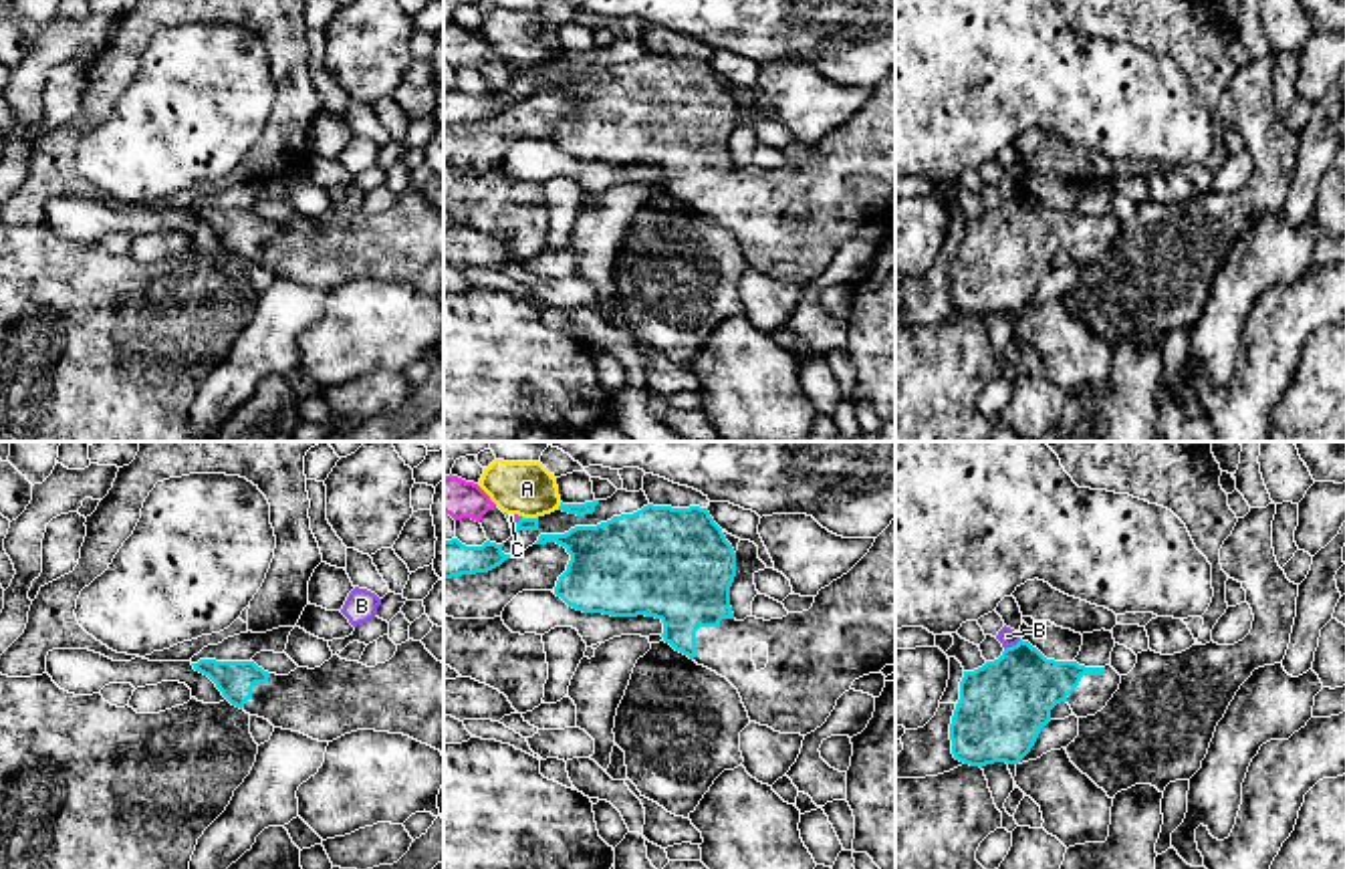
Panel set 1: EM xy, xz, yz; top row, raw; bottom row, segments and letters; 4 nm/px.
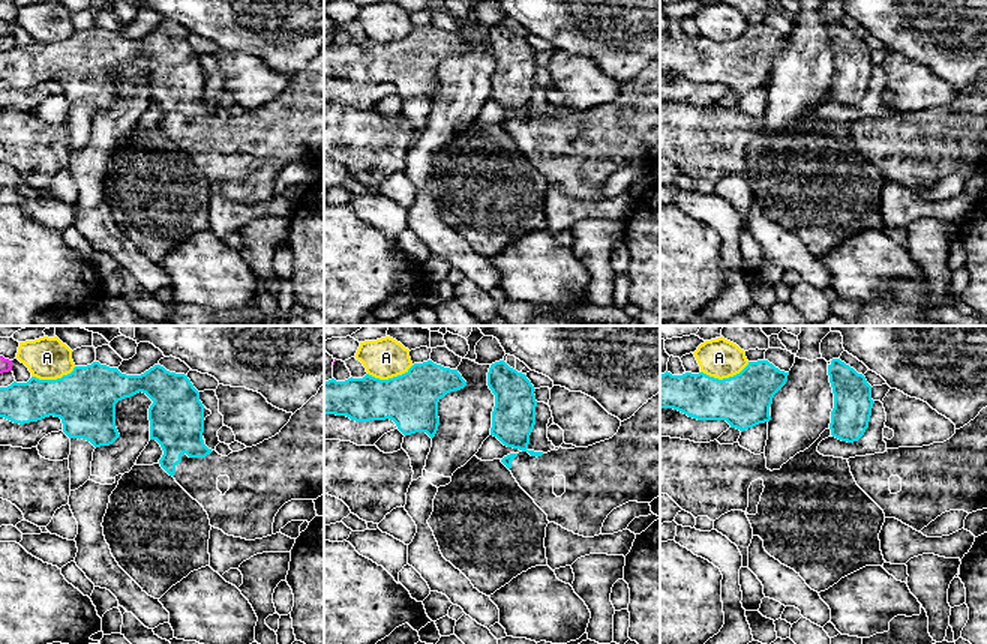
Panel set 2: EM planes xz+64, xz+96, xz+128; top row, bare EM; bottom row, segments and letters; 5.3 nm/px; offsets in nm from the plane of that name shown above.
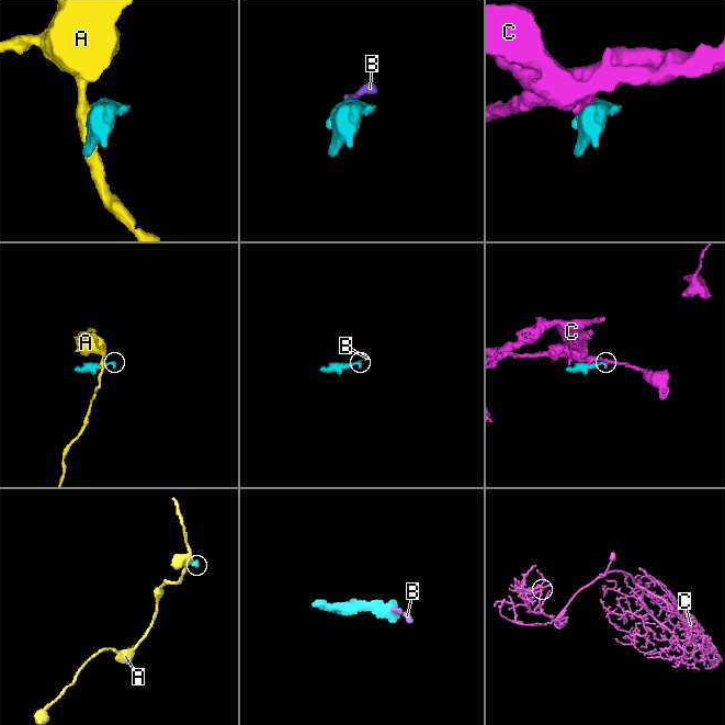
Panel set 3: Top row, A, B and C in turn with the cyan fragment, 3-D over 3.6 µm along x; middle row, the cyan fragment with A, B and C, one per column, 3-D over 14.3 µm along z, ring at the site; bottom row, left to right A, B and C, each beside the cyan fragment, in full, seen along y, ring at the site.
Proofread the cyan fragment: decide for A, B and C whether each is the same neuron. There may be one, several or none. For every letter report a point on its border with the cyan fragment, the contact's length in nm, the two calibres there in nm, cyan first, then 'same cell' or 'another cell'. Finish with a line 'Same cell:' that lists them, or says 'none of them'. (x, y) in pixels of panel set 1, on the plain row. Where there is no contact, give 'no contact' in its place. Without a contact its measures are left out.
A: xz (531, 67) | 60 nm | 50/220 nm | another cell
B: yz (1013, 194) | 80 nm | 360/70 nm | another cell
C: xz (515, 71) | 60 nm | 50/30 nm | another cell
Same cell: none of them

